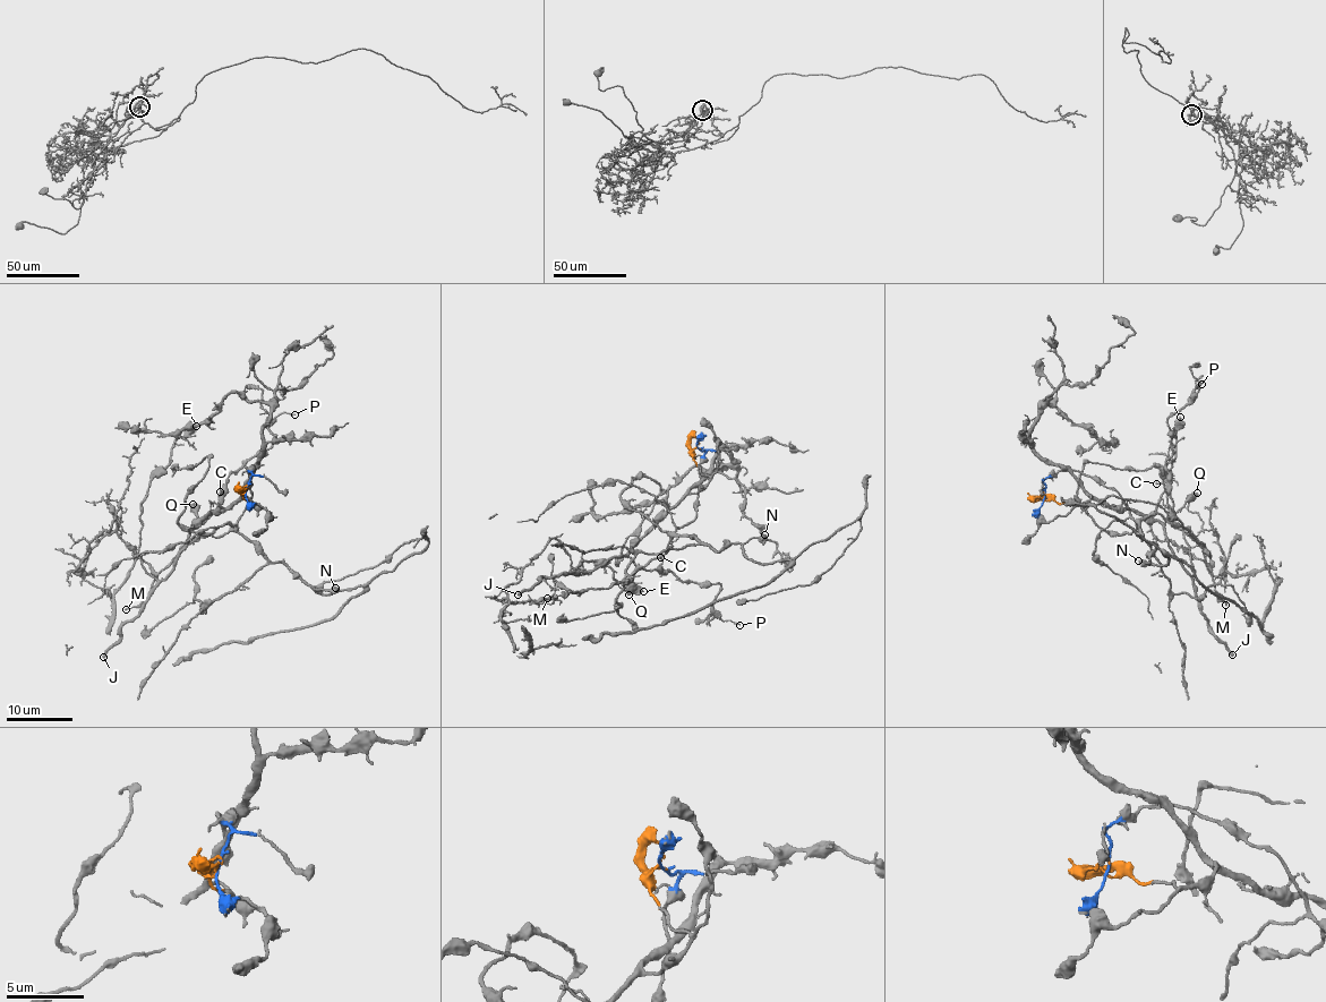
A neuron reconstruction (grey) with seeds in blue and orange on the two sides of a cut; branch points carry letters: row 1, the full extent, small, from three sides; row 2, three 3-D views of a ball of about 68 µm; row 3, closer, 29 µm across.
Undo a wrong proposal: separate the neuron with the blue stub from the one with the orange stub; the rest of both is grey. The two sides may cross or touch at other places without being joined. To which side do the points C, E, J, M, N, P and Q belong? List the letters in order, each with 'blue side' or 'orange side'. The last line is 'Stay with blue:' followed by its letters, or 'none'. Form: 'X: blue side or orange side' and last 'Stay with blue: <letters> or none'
C: orange side
E: orange side
J: orange side
M: blue side
N: blue side
P: orange side
Q: orange side
Stay with blue: M, N

